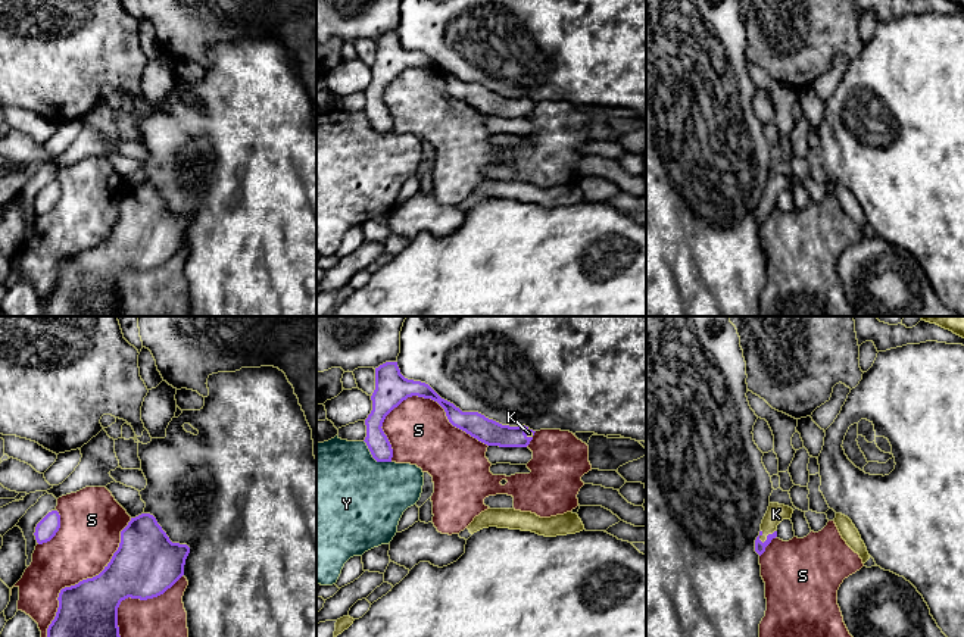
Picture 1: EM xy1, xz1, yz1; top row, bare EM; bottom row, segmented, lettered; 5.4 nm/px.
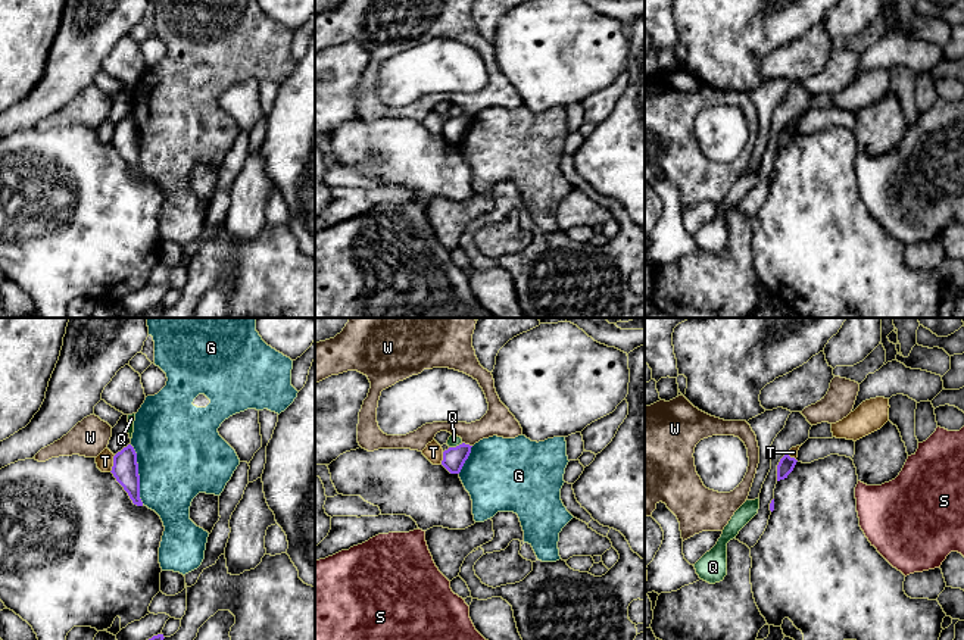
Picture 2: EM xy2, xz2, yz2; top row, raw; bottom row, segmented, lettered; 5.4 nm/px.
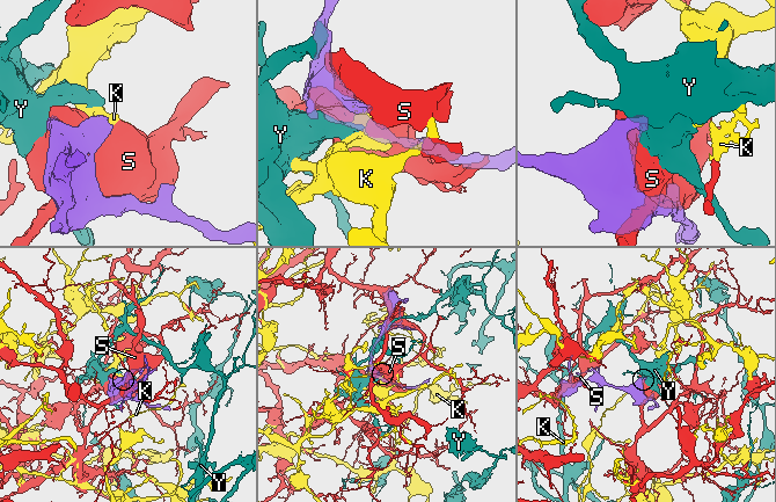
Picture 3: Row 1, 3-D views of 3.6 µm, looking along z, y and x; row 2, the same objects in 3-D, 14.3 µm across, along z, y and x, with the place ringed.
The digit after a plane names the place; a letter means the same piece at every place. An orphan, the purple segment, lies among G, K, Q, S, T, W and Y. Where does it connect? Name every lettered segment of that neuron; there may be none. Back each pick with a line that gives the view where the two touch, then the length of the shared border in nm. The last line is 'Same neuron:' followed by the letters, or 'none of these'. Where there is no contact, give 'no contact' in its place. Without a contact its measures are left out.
K: yz1 | 110 nm
Same neuron: K

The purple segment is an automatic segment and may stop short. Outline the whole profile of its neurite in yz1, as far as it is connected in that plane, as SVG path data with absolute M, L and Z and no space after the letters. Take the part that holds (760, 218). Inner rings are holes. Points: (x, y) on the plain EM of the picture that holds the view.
M770 174L768 181L762 190L759 206L755 210L755 222L761 227L765 218L777 207L777 196L783 190L790 190L793 179L779 174Z

